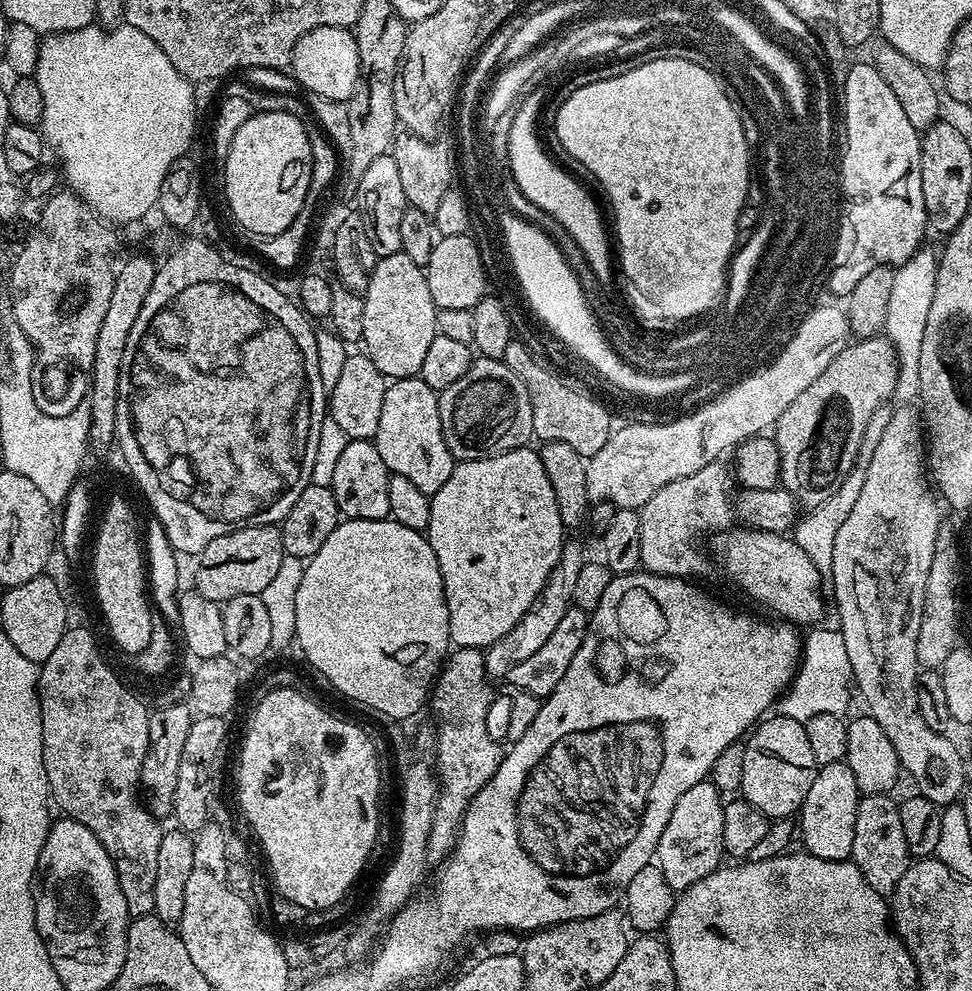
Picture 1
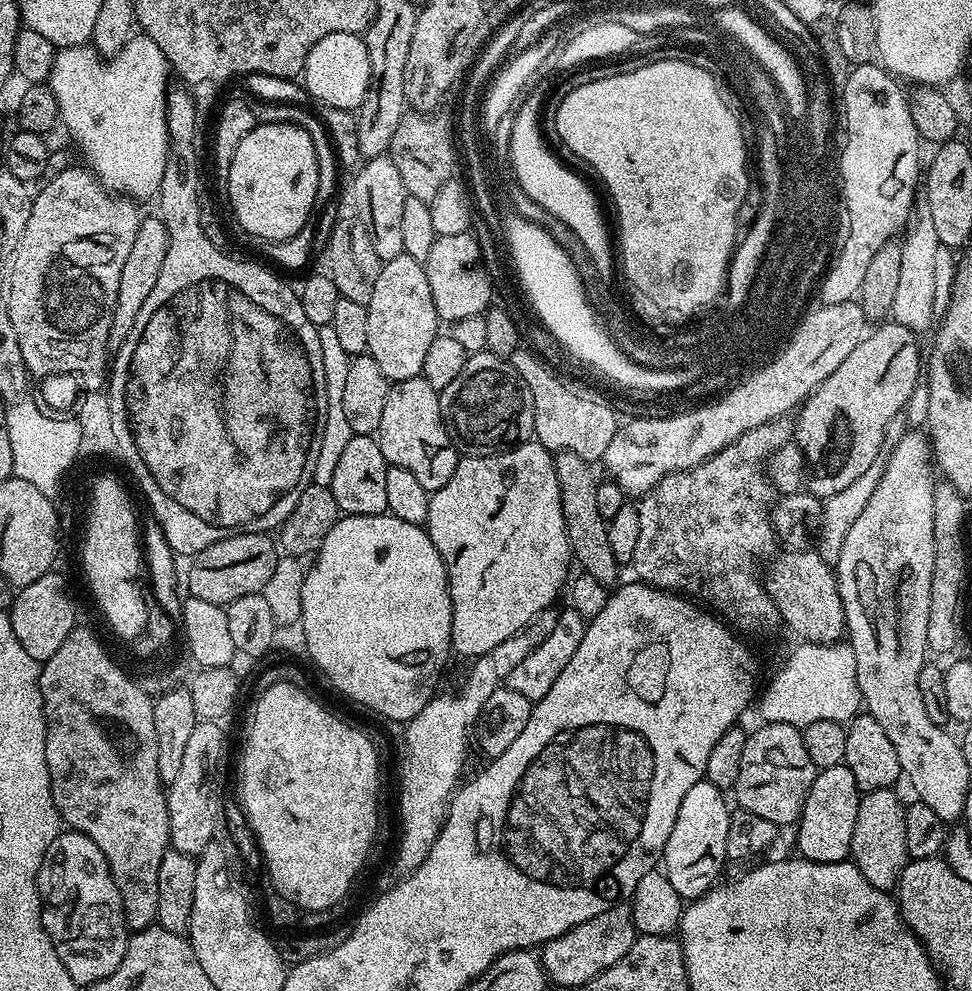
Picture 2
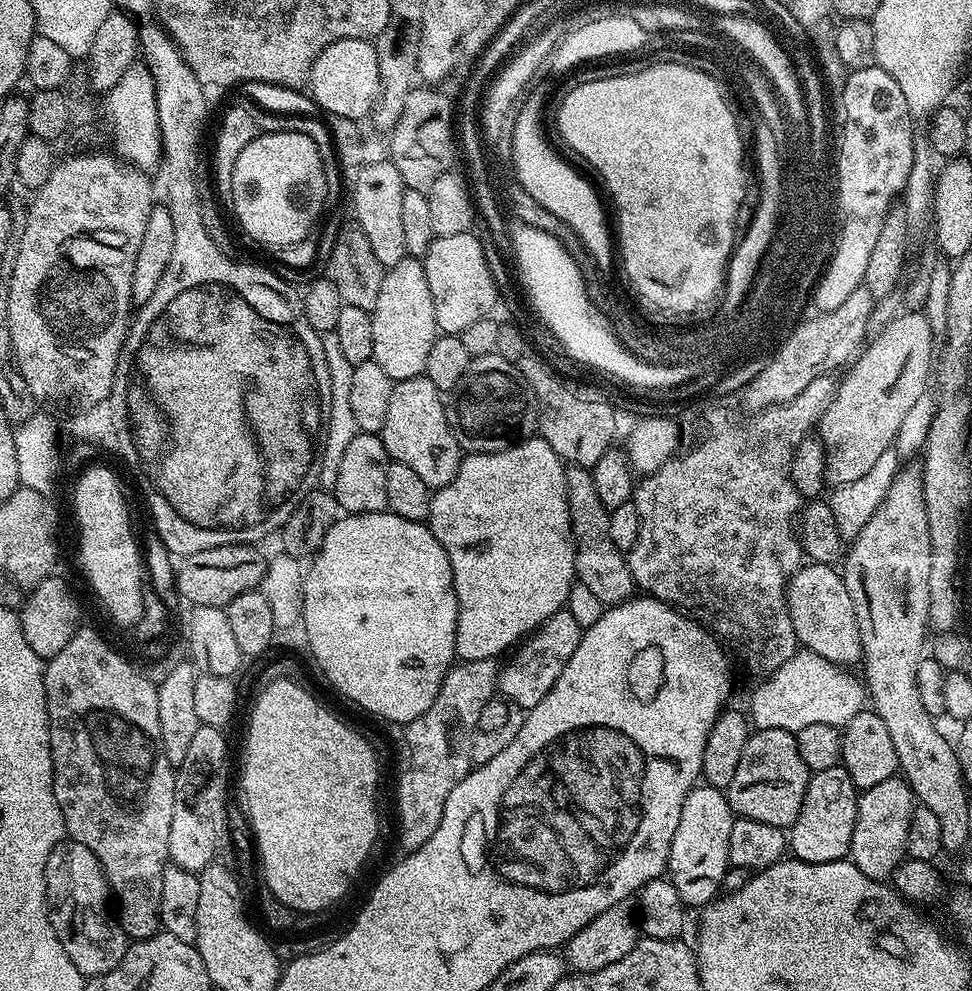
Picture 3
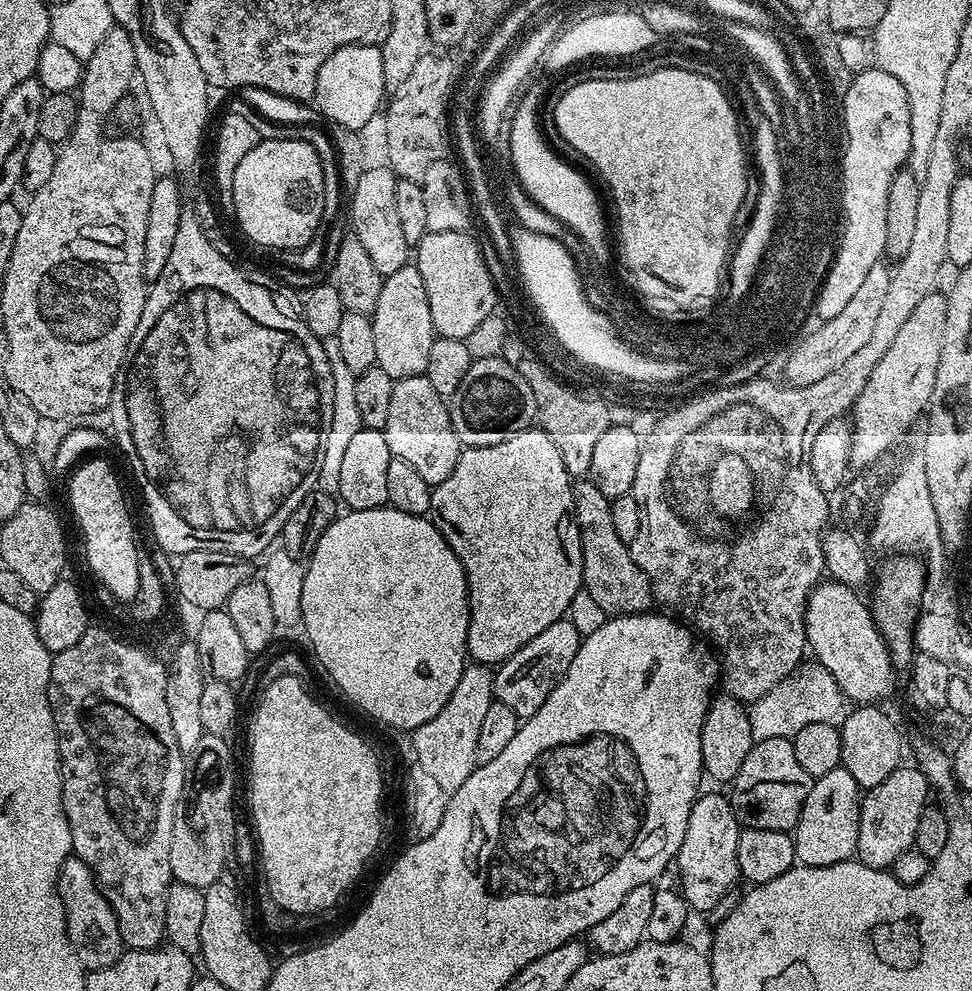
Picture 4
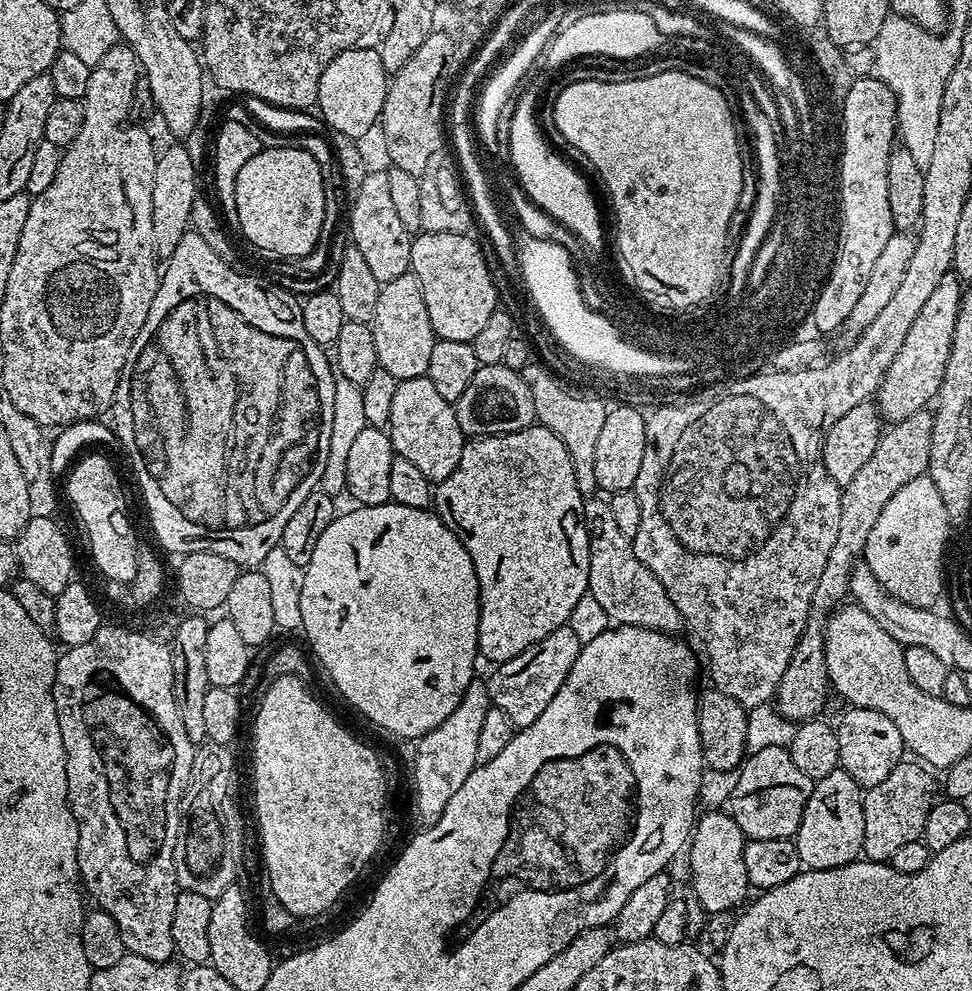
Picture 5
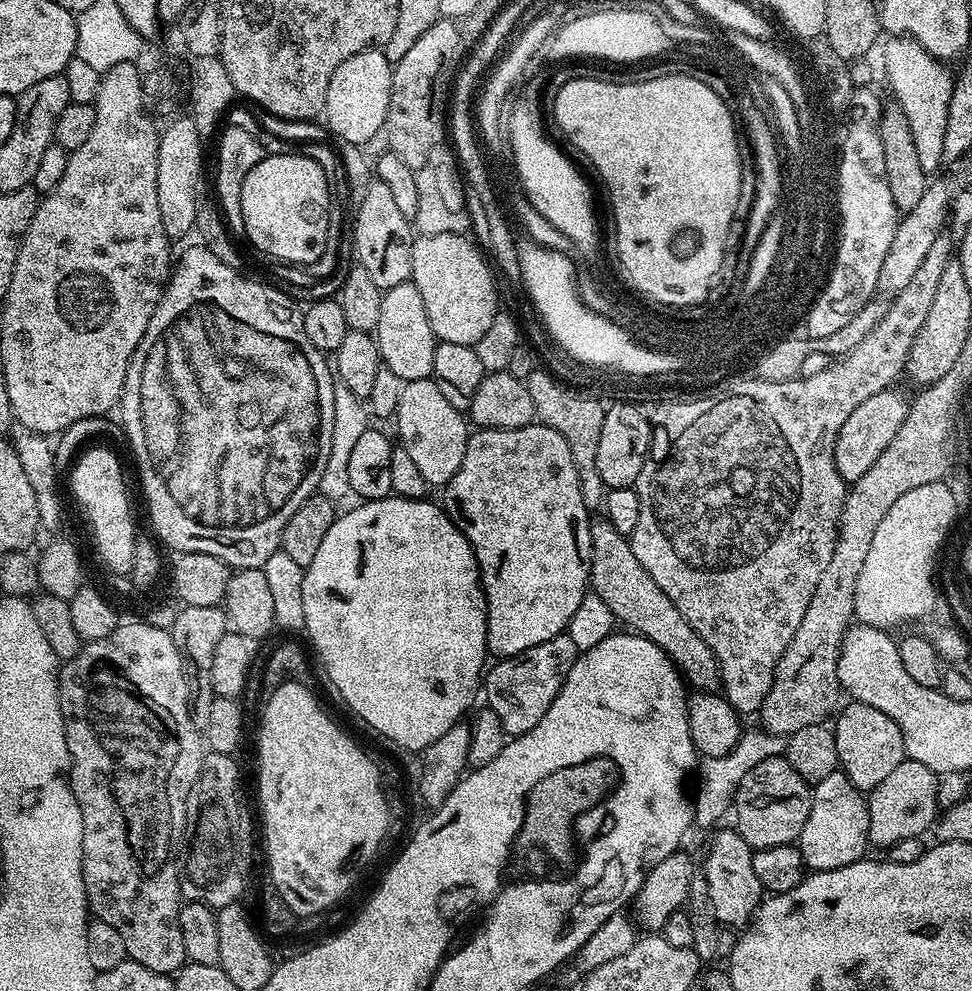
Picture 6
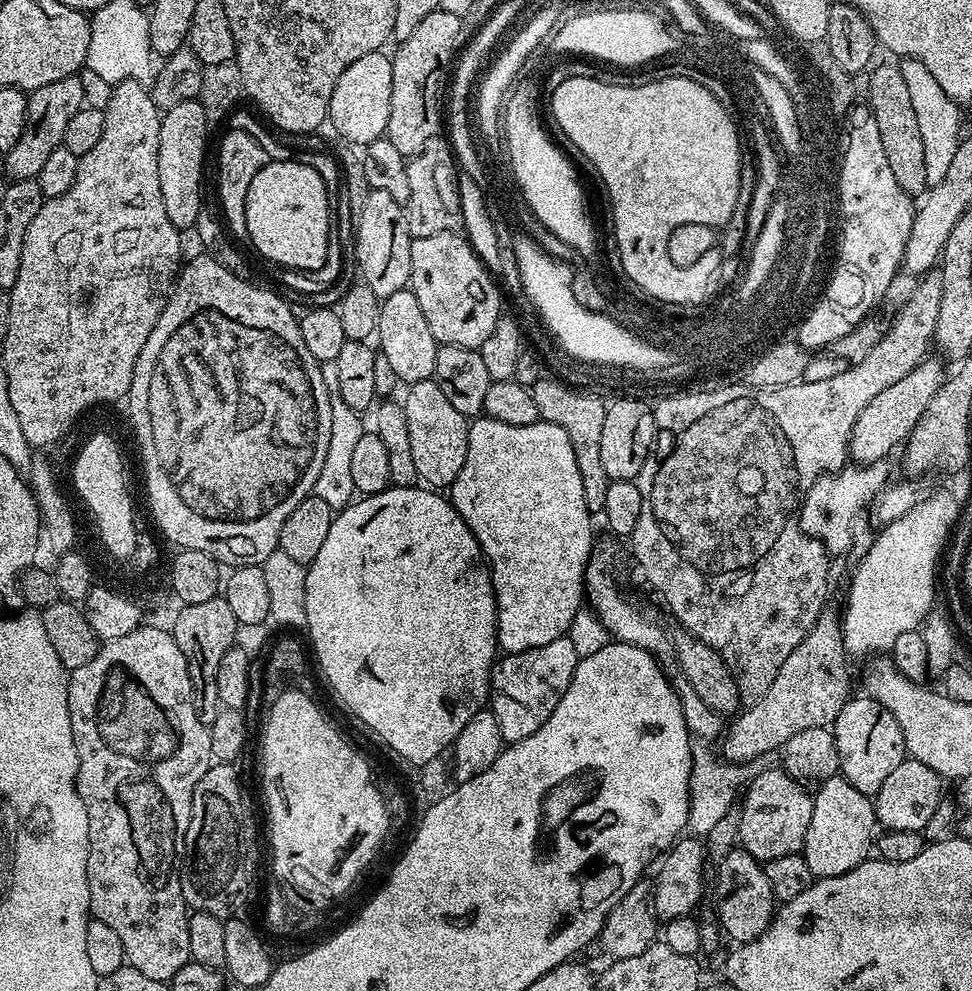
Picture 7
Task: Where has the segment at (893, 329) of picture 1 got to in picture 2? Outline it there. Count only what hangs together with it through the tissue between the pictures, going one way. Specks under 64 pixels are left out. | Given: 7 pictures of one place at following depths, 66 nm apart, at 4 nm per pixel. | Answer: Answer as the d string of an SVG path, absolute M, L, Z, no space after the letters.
M922 194L917 195L914 215L906 229L900 249L902 263L898 270L898 287L890 316L895 323L906 326L911 332L923 334L928 327L933 327L934 317L937 315L936 267L940 264L942 246L938 242L938 234L934 231L934 222L930 218L930 206Z

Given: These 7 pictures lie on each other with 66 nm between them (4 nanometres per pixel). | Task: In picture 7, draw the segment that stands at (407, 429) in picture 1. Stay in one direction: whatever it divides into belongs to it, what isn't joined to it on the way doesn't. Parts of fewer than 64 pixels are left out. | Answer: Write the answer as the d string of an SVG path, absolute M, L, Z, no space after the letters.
M435 379L409 384L406 391L408 393L402 397L402 403L410 433L414 467L427 487L433 490L451 489L454 478L458 478L458 470L462 470L462 462L466 462L469 417L454 410L446 394L442 394L442 386L438 386Z

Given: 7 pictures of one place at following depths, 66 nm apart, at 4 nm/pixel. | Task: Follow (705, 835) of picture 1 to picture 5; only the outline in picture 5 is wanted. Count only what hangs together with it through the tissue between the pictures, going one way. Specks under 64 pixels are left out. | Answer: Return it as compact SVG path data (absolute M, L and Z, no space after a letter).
M708 810L704 813L697 819L686 848L688 868L692 871L692 892L697 902L708 912L728 912L736 907L739 909L749 899L750 893L746 861L742 858L746 837L738 822L734 822L727 811Z

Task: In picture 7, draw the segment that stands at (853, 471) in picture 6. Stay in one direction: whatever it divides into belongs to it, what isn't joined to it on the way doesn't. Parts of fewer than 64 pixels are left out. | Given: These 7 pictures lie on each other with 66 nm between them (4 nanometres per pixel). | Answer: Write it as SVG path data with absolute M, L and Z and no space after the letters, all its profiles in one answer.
M926 358L906 378L894 382L887 390L882 390L867 404L866 410L858 414L854 422L854 430L848 439L848 455L857 465L867 466L879 464L892 451L899 449L908 439L908 435L914 430L916 423L922 418L926 406L938 394L940 387L944 385L946 371L944 372L945 361Z

